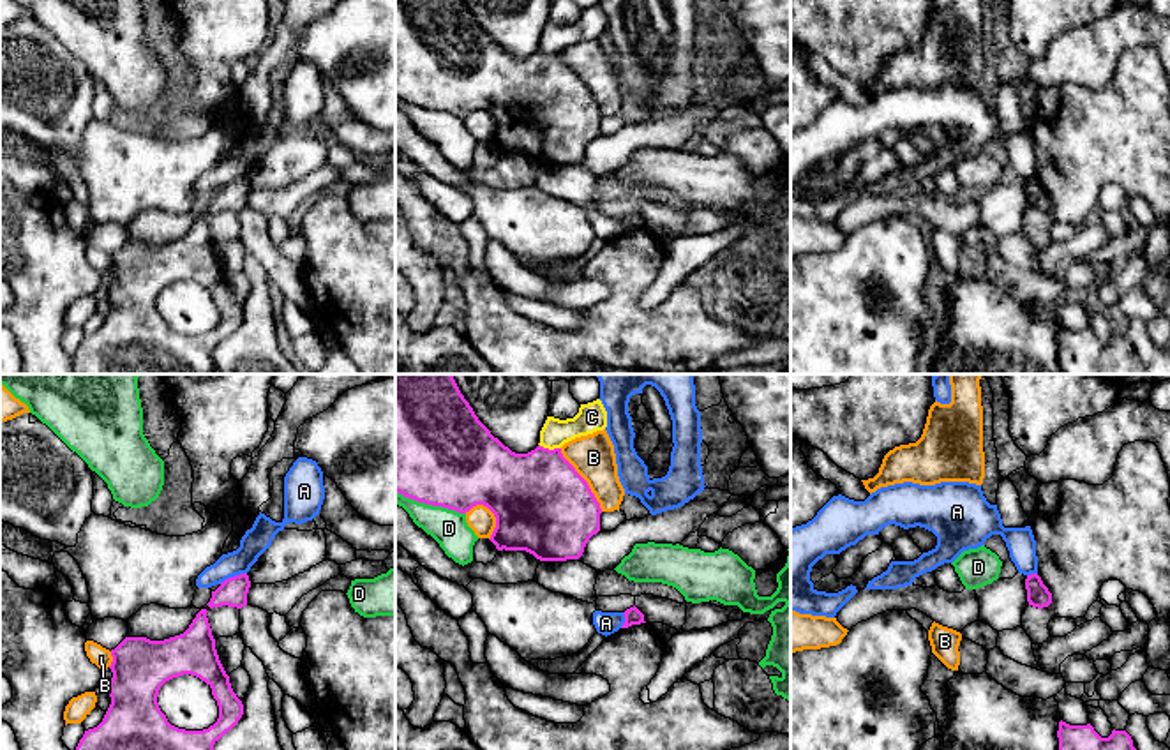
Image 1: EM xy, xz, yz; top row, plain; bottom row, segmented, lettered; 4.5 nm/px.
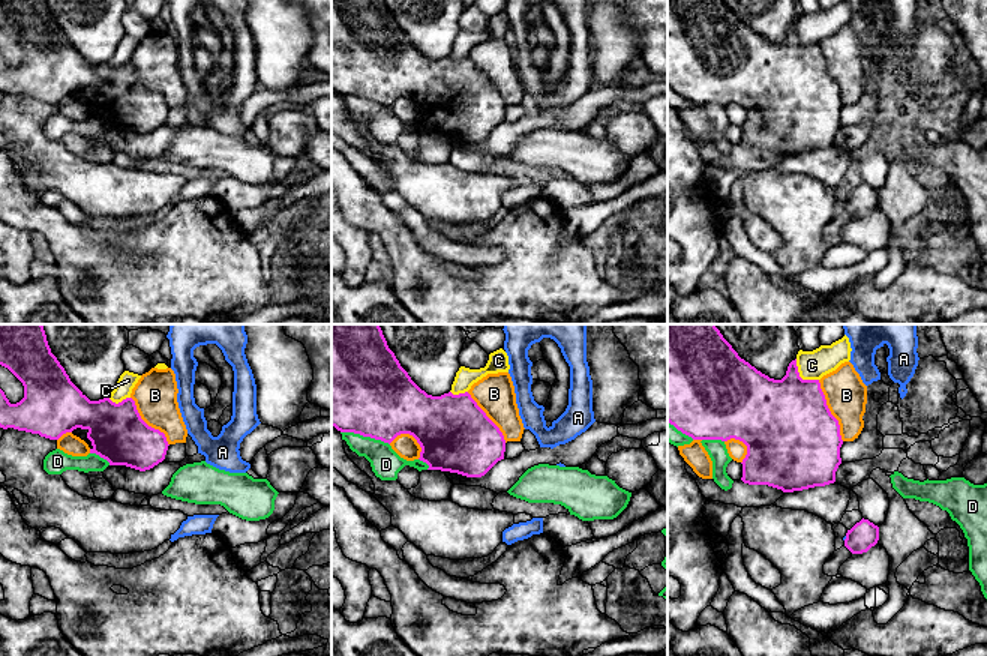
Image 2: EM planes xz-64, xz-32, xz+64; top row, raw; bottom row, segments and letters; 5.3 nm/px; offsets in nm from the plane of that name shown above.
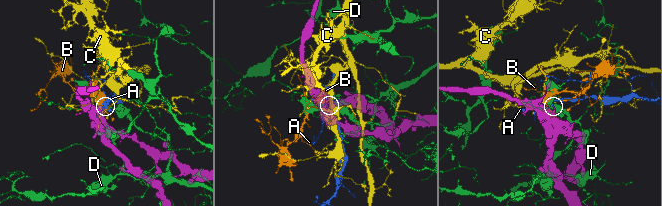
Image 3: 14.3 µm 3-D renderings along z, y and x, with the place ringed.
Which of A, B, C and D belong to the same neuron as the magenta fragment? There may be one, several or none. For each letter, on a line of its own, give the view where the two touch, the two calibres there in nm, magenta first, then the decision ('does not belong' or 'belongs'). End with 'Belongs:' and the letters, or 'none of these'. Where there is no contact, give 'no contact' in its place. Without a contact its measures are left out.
A: xy | 130/120 nm | does not belong
B: xz | 440/200 nm | does not belong
C: xz | 440/140 nm | does not belong
D: xz | 500/170 nm | does not belong
Belongs: none of these

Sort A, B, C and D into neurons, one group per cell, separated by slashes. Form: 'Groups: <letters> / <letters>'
Groups: A / B / C / D

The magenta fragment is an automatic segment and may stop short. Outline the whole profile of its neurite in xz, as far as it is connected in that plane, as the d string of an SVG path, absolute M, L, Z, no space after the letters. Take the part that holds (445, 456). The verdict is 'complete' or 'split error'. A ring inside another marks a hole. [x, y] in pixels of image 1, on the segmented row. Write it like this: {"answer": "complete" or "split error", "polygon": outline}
{"answer": "complete", "polygon": "M395 374L395 492L459 514L484 505L496 517L489 538L496 549L526 551L540 561L579 559L589 538L600 531L600 503L561 448L538 445L528 454L512 452L478 420L452 374Z"}

